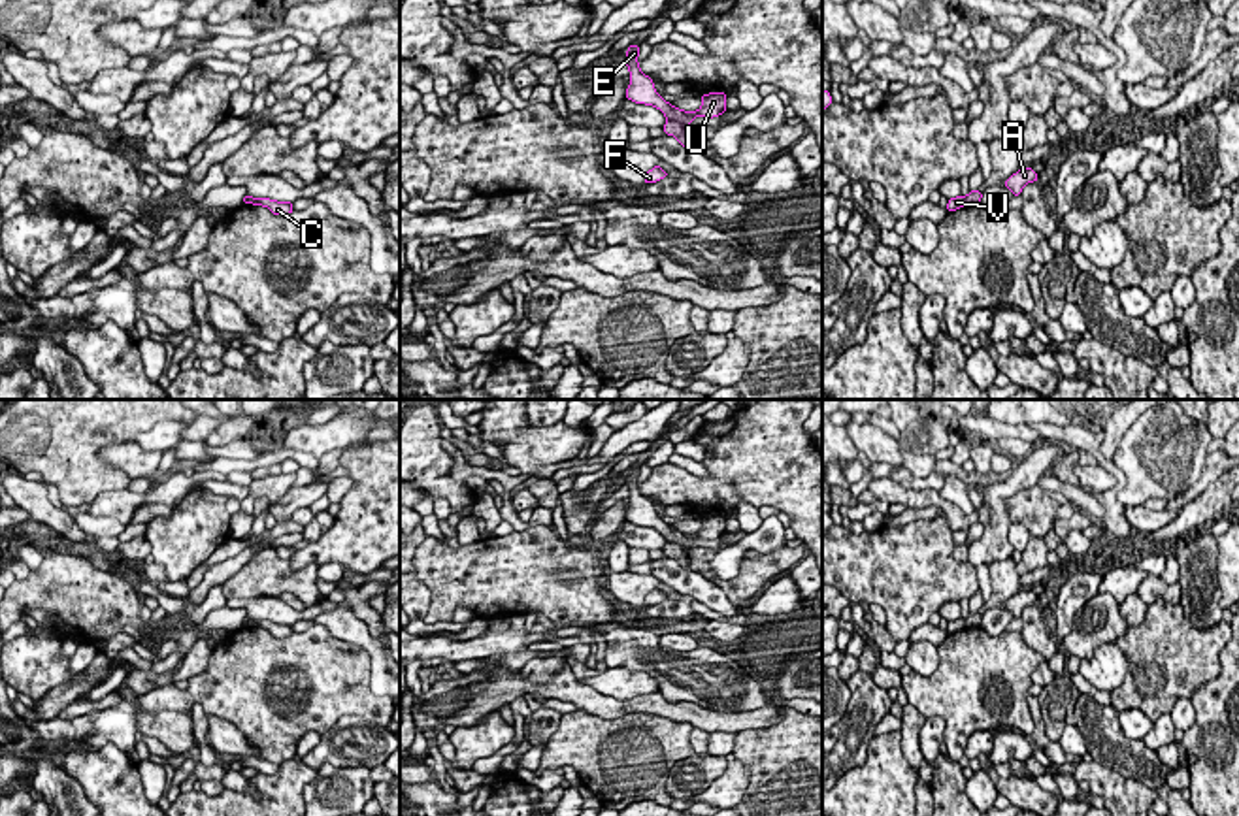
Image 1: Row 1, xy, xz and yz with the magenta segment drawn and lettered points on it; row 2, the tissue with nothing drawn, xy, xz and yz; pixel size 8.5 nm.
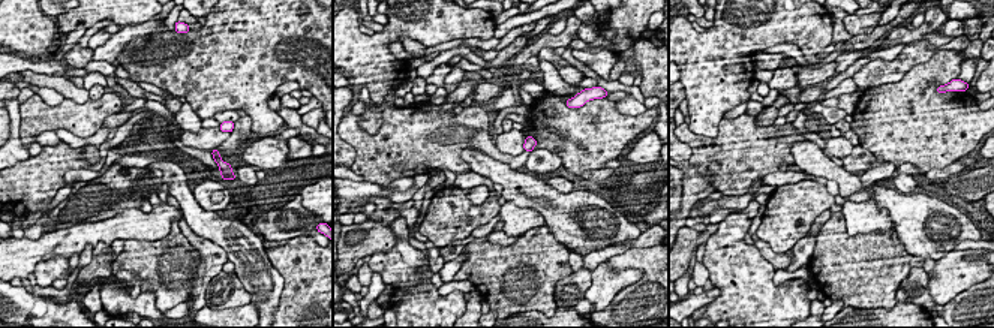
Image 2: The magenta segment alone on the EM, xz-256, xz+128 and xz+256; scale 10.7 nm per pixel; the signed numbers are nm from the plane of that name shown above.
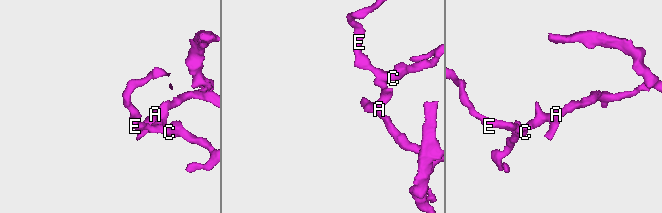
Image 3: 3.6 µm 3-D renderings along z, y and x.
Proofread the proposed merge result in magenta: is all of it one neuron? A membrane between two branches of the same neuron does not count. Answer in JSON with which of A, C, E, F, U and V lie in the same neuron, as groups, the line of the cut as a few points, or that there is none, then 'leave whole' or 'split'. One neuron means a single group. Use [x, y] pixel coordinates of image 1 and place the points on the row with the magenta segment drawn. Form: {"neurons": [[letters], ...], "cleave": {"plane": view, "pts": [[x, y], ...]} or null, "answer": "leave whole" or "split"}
{"neurons": [["A", "F"], ["C", "E", "U", "V"]], "cleave": {"plane": "xz", "pts": [[668, 119], [687, 125]]}, "answer": "split"}

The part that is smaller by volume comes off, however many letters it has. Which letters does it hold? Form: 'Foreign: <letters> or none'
Foreign: C, E, U, V

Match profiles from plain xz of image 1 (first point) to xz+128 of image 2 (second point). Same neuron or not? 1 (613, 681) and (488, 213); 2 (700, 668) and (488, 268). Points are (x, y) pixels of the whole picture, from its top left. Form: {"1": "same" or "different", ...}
{"1": "different", "2": "different"}

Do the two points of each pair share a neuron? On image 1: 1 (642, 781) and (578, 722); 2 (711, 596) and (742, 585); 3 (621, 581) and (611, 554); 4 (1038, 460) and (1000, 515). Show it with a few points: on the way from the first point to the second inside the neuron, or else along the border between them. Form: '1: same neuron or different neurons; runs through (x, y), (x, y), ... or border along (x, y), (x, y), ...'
1: same neuron; runs through (627, 766), (615, 760), (593, 737)
2: different neurons; border along (713, 583), (736, 609)
3: different neurons; border along (608, 568), (627, 570)
4: same neuron; runs through (1024, 473), (1000, 502)

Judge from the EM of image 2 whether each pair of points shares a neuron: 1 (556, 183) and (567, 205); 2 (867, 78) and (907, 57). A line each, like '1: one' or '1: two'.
1: two
2: one

